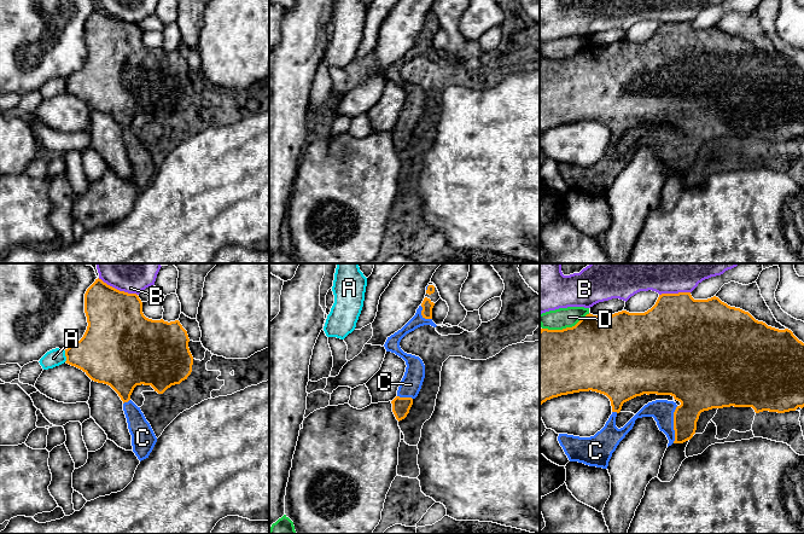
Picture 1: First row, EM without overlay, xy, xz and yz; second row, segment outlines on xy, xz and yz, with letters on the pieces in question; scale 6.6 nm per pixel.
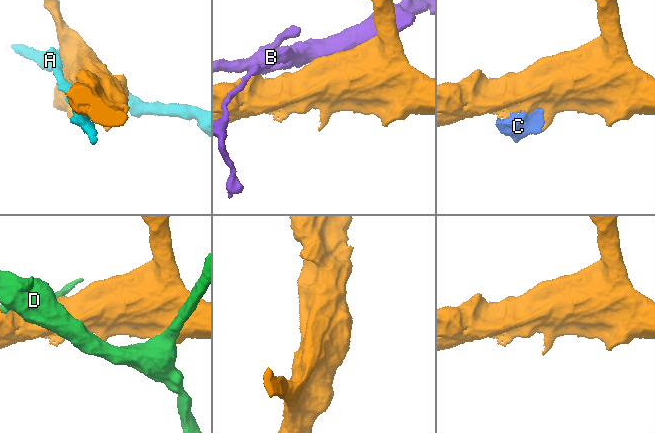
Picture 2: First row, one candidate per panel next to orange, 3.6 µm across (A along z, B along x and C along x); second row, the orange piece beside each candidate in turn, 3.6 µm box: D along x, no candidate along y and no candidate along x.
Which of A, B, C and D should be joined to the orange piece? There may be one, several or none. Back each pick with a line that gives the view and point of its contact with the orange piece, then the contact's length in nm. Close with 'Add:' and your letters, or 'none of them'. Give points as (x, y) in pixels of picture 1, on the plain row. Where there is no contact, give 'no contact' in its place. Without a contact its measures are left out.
C: meets orange in yz at (674, 154); contact 260 nm long
Add: C

